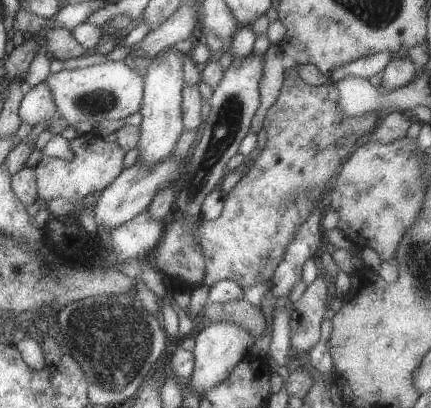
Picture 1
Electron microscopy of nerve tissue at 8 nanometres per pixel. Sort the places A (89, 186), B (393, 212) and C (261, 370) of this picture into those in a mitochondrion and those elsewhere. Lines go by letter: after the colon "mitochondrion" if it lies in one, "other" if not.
A: other
B: other
C: other

